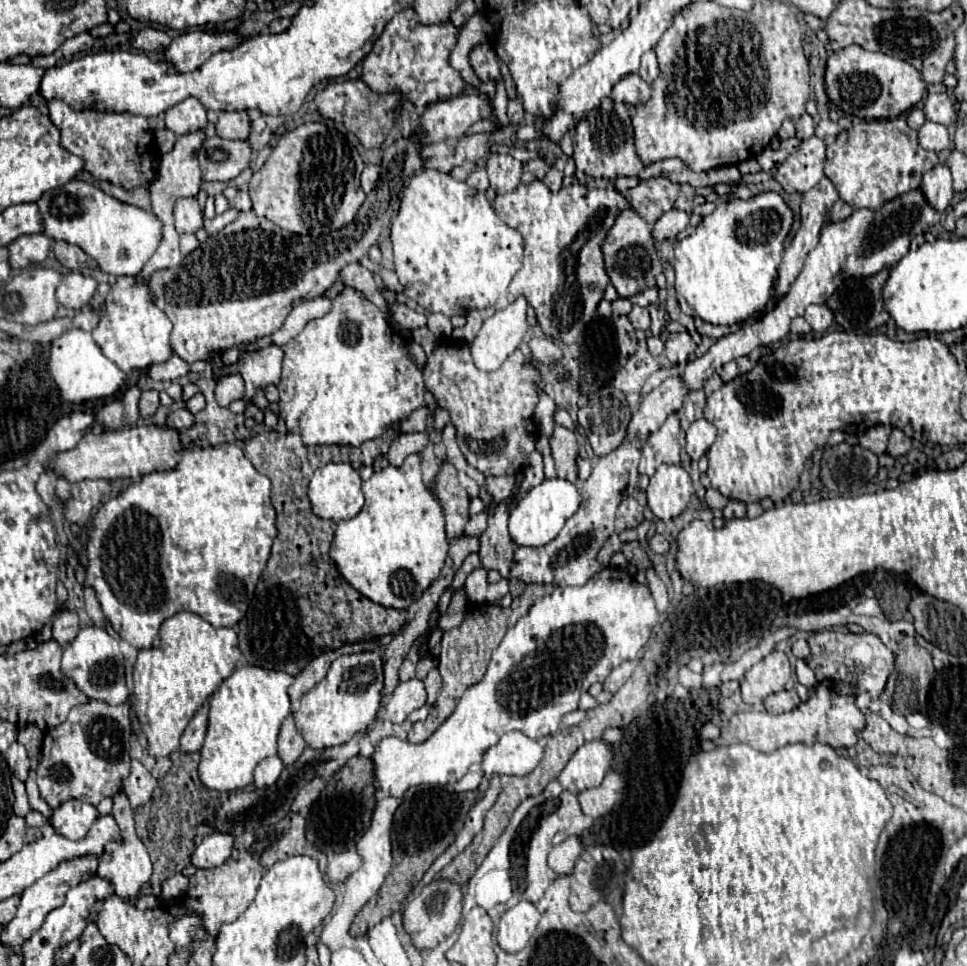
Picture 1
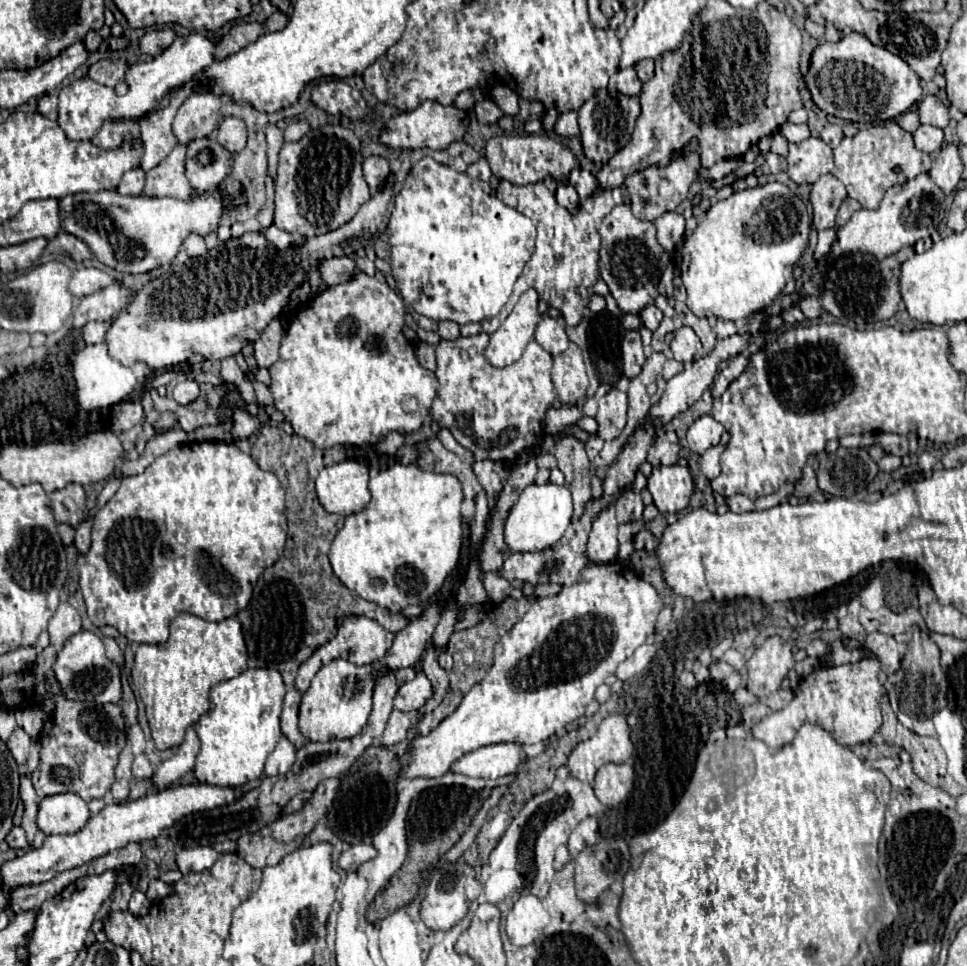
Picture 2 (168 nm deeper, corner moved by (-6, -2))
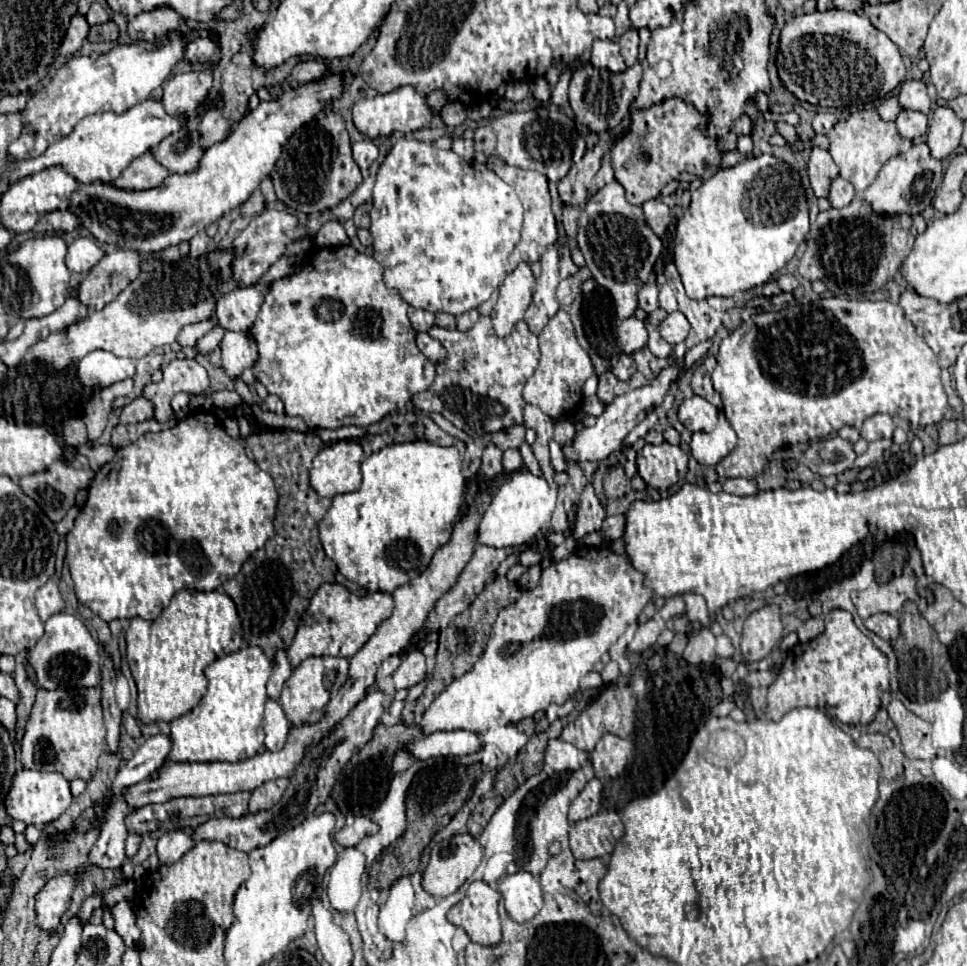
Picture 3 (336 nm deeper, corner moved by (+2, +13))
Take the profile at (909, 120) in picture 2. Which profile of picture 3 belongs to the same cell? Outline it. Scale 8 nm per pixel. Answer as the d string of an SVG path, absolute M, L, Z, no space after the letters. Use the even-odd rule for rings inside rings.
M890 95L886 97L880 105L878 105L878 113L884 121L894 121L896 115L900 113L900 105L898 105L898 97L896 95Z

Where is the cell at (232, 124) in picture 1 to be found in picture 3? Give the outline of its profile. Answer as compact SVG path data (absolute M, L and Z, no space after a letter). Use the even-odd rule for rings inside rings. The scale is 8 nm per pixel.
M208 109L206 115L198 123L198 133L200 133L200 145L202 149L212 147L214 143L220 143L226 139L228 125L218 109Z

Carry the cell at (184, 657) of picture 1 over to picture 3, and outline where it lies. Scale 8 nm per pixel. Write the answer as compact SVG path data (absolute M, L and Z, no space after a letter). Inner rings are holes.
M178 591L156 621L130 619L126 659L138 687L138 719L142 723L172 721L194 709L206 693L206 665L244 645L234 601L224 591Z

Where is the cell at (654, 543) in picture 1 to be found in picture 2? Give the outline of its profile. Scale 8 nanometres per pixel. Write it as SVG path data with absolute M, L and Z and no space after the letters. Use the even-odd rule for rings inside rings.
M640 530L634 538L634 546L636 550L642 550L642 548L648 548L648 550L654 550L654 542L658 546L658 538L654 538L648 530Z

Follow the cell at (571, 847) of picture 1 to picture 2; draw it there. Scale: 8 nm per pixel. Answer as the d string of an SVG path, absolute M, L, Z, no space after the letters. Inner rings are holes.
M586 818L582 820L570 834L570 840L568 840L568 852L572 856L580 854L586 846L592 846L598 842L598 822L596 818Z

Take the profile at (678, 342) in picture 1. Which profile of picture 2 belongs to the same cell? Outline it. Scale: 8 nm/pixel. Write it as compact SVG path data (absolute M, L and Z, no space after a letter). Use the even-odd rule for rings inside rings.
M684 326L684 328L676 330L670 348L678 362L686 362L686 360L692 360L696 356L696 352L700 352L702 344L700 344L698 336L692 332L692 328Z

